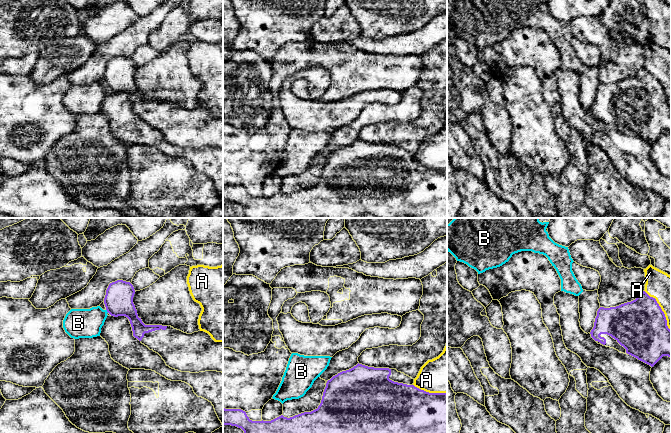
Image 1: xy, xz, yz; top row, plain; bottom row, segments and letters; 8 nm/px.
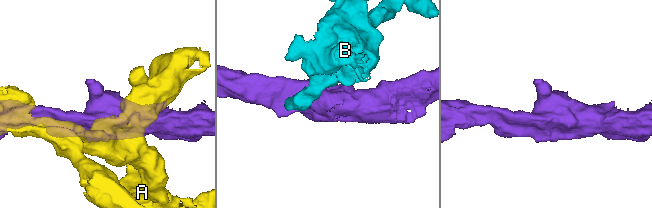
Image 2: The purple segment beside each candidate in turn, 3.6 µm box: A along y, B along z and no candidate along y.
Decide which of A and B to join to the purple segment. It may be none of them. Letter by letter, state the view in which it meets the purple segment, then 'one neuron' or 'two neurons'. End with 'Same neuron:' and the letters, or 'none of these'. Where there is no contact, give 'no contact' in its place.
A: contact in xz; two neurons
B: contact in xy; two neurons
Same neuron: none of these

